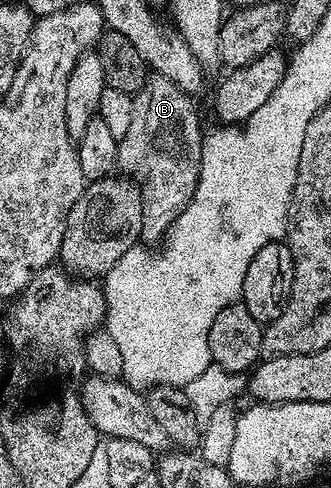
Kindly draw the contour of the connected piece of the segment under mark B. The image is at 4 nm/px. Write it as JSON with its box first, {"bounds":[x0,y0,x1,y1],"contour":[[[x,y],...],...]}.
{"bounds":[116,74,203,245],"contour":[[[150,74],[141,90],[133,95],[131,126],[127,129],[127,137],[117,144],[116,170],[132,179],[141,189],[141,239],[149,245],[157,245],[164,240],[175,217],[179,217],[191,201],[199,181],[203,130],[193,102],[194,96],[179,89],[179,85],[167,77]]]}

